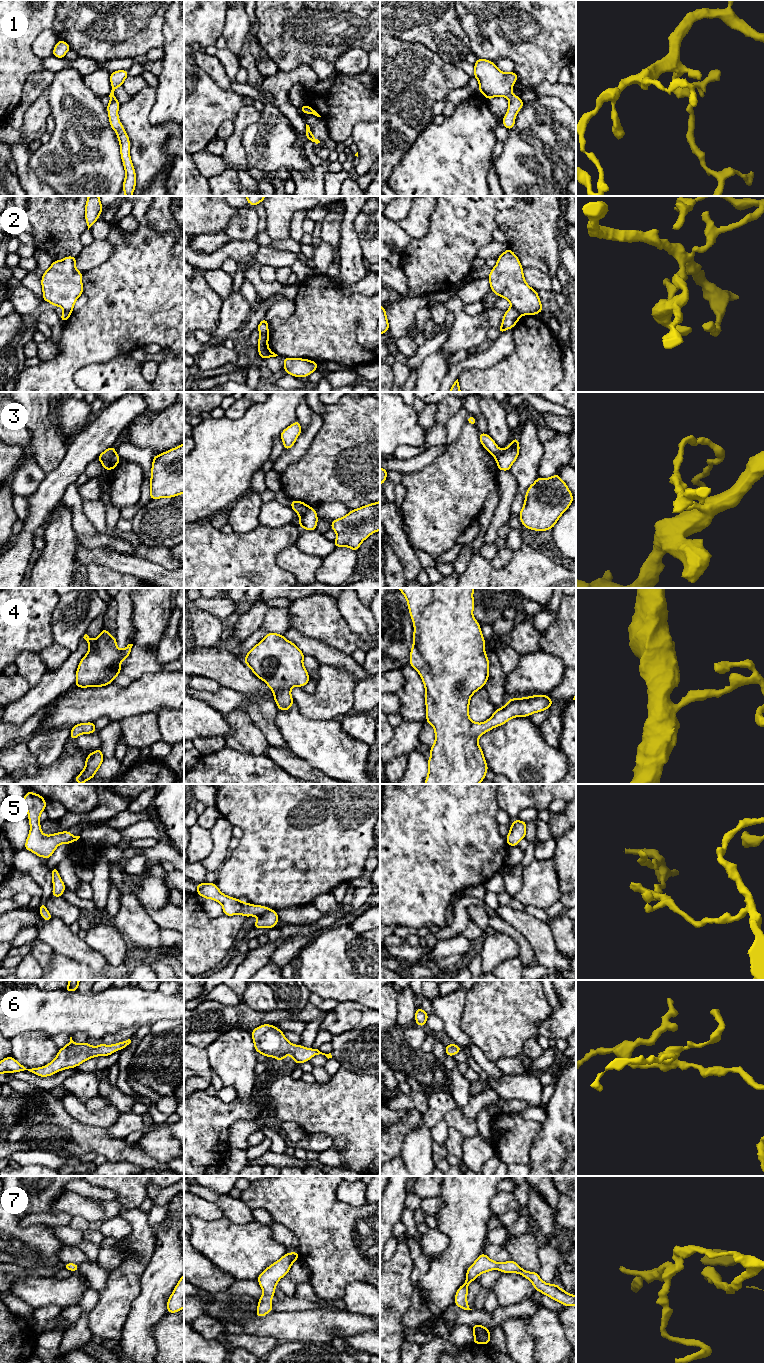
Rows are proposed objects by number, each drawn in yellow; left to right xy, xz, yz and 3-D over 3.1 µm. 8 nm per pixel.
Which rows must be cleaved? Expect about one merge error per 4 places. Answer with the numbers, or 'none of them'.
2, 3, 5

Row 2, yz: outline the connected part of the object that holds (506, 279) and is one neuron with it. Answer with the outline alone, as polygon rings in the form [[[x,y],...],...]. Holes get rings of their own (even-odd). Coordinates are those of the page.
[[[511,249],[497,258],[497,264],[488,276],[491,290],[507,299],[521,315],[537,315],[543,307],[538,292],[524,279],[523,267]]]

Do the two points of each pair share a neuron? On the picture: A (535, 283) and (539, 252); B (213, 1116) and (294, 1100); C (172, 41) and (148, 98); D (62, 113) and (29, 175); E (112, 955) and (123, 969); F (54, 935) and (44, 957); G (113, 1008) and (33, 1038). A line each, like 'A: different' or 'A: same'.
A: different
B: different
C: different
D: different
E: different
F: different
G: different

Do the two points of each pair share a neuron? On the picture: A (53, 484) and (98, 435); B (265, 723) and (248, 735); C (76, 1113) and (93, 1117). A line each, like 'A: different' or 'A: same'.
A: same
B: different
C: same

